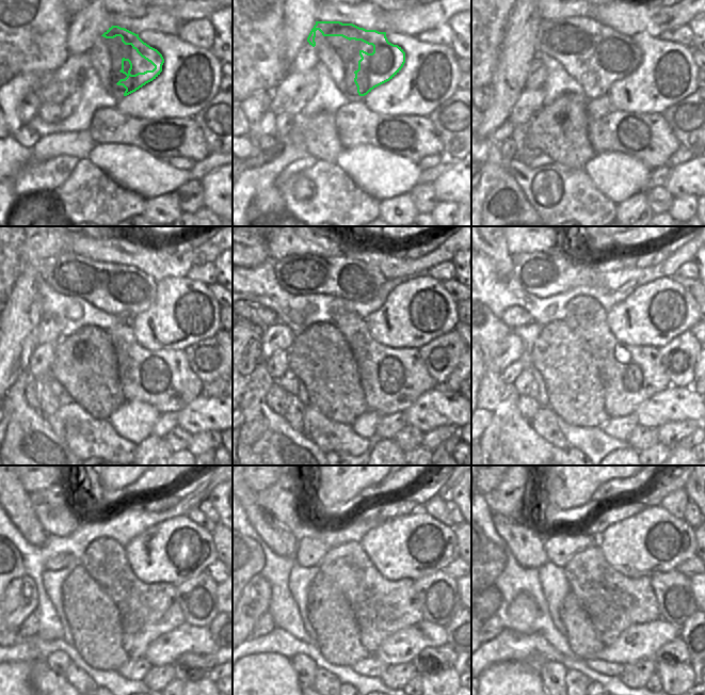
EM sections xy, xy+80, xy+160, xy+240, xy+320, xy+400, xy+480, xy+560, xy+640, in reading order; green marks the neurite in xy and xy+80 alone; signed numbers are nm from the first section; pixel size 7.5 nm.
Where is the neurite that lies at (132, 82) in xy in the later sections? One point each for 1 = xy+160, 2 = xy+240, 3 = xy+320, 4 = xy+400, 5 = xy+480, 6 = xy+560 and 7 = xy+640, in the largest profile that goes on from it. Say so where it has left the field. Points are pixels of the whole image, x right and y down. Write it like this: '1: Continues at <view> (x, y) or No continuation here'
1: Continues at xy+160 (618, 56)
2: Continues at xy+240 (137, 289)
3: Continues at xy+320 (295, 273)
4: Continues at xy+400 (535, 271)
5: Continues at xy+480 (51, 506)
6: Continues at xy+560 (279, 500)
7: Continues at xy+640 (509, 498).

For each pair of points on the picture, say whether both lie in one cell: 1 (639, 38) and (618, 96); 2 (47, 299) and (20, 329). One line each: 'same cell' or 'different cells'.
1: same cell
2: different cells

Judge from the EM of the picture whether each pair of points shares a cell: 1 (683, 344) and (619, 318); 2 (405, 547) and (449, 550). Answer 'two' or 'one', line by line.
1: two
2: one

